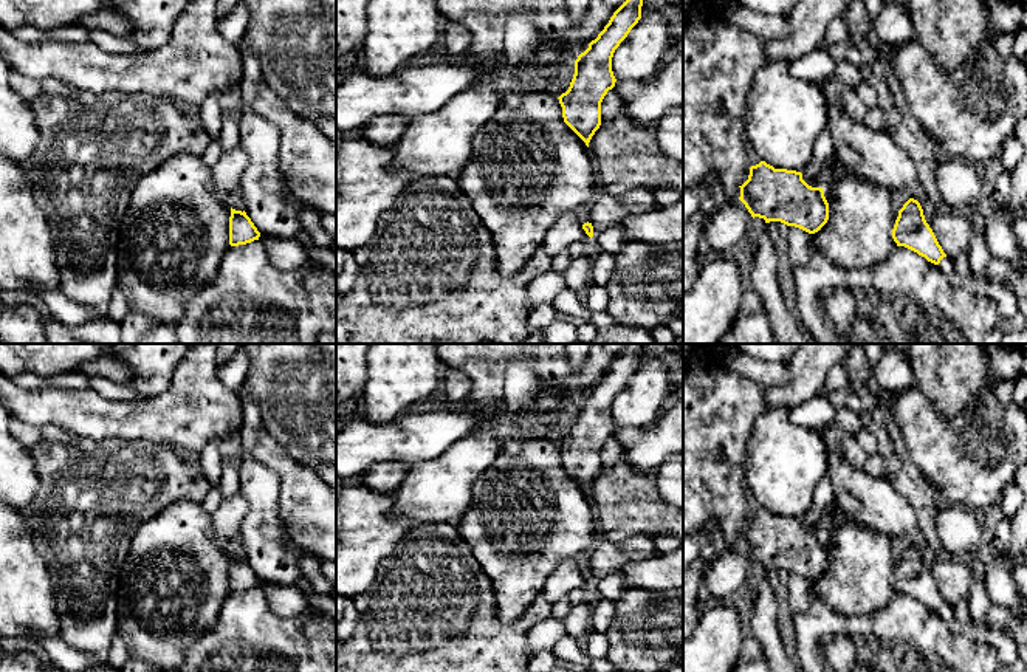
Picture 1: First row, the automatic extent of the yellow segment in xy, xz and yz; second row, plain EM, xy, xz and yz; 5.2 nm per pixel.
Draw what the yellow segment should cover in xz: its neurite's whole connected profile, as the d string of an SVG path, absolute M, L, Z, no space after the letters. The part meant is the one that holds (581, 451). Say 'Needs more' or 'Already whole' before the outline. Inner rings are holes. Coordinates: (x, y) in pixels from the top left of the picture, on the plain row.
Already whole. M629 344L609 370L575 407L570 434L558 446L564 469L586 489L601 472L601 449L615 434L612 404L620 390L641 365L644 344Z

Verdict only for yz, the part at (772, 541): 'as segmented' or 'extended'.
as segmented

